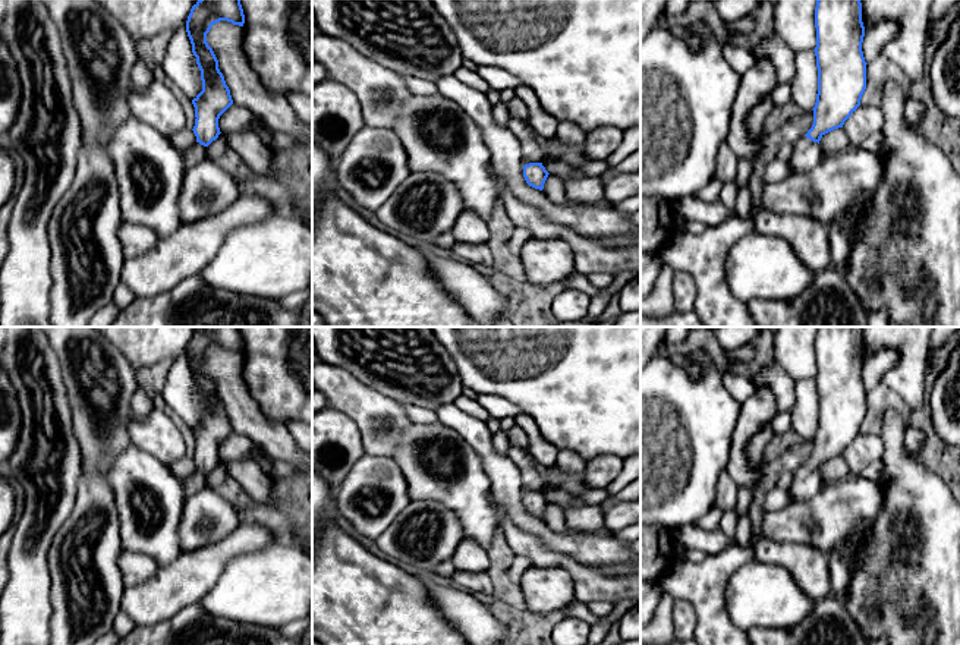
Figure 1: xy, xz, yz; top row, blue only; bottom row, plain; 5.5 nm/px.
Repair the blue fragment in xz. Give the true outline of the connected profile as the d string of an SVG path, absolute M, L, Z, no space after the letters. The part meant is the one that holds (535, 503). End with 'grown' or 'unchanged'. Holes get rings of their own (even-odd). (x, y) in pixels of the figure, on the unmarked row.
M529 491L523 494L523 506L526 512L535 517L544 517L548 503L550 501L545 498L542 491Z | unchanged

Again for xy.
M199 327L186 349L192 381L201 399L202 419L192 428L196 446L192 459L196 471L183 478L185 500L207 487L205 476L221 462L218 447L233 432L230 418L218 397L218 388L207 371L207 362L220 349L243 355L240 327Z | grown

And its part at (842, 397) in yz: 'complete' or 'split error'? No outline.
split error

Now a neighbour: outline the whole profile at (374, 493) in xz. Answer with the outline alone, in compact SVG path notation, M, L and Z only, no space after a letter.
M366 453L334 497L337 513L369 539L377 539L410 501L409 485L394 459Z

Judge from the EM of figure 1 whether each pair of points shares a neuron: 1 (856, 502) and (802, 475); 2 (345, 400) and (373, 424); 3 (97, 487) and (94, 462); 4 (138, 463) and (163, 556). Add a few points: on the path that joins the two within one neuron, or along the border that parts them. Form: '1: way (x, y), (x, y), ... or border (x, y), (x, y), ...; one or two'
1: border (824, 484), (811, 497), (793, 503); two
2: way (352, 403), (365, 417); one
3: way (94, 481), (94, 468); one
4: way (156, 487), (163, 494), (169, 512), (163, 532); one

